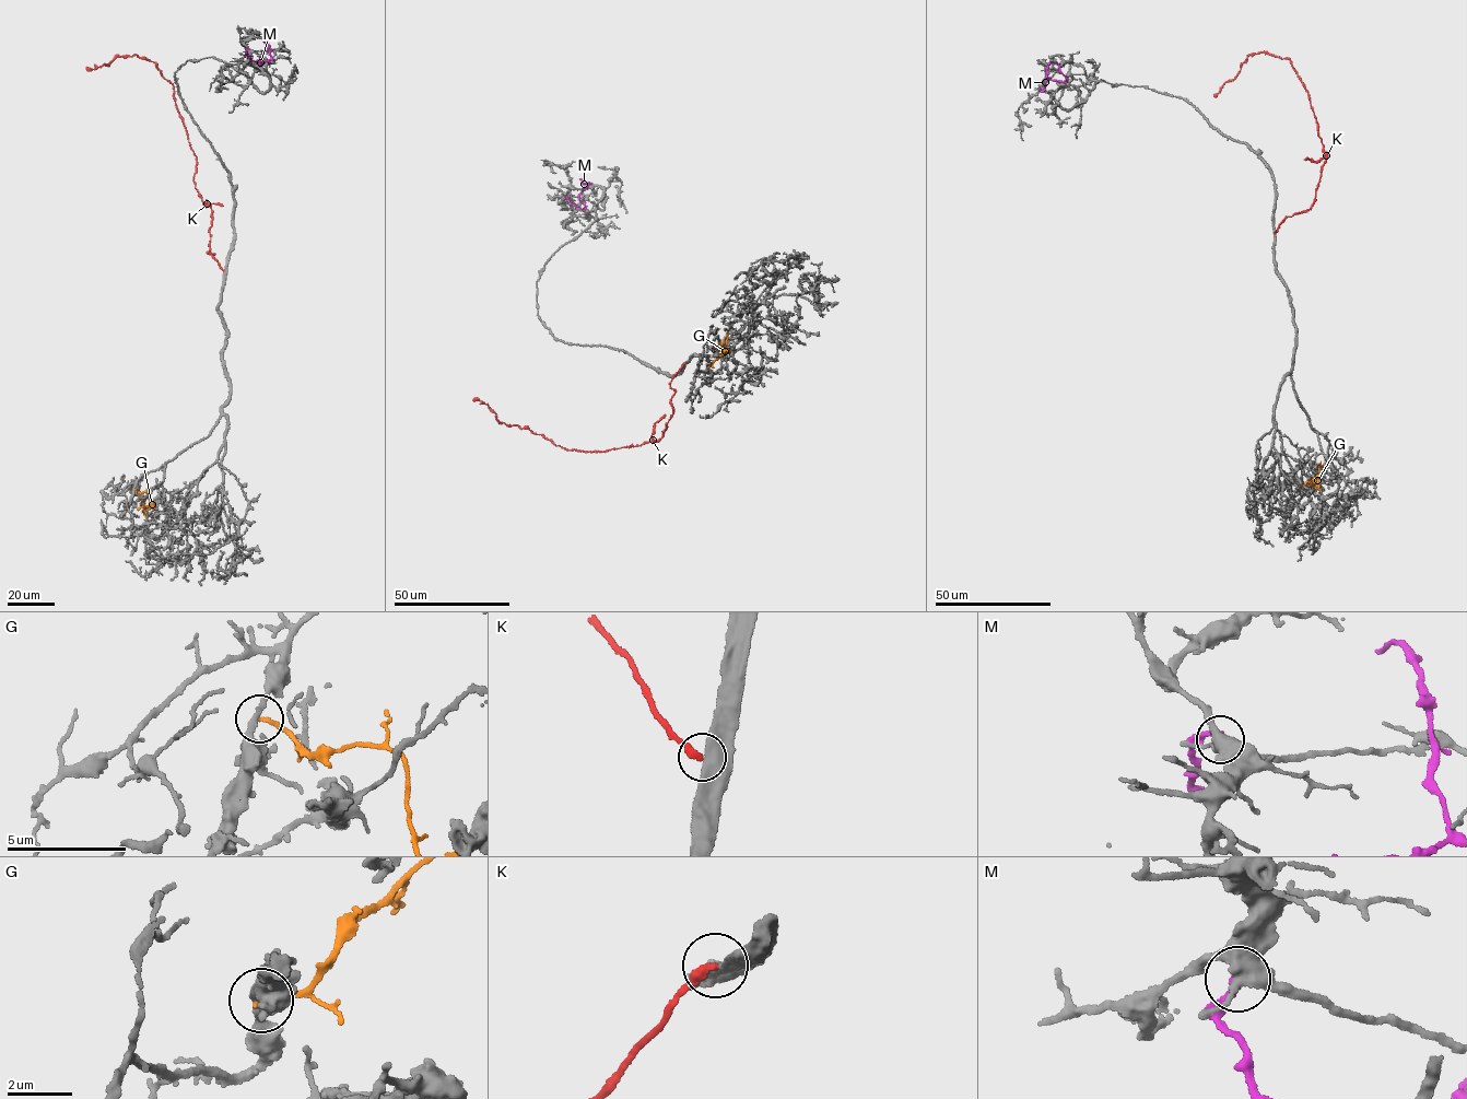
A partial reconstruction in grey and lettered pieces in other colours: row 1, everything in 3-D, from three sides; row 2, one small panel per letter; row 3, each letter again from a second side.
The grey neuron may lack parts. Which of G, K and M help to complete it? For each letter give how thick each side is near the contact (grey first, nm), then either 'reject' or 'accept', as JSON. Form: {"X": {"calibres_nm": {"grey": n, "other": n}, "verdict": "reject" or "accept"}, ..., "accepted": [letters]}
{"G": {"calibres_nm": {"grey": 220, "other": 170}, "verdict": "reject"}, "K": {"calibres_nm": {"grey": 440, "other": 280}, "verdict": "reject"}, "M": {"calibres_nm": {"grey": 420, "other": 280}, "verdict": "reject"}, "accepted": []}

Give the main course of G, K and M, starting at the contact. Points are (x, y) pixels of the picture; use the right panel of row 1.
G: (1324, 466), (1318, 467), (1318, 486), (1312, 481), (1307, 483)
K: (1274, 233), (1287, 217), (1310, 207), (1326, 156), (1307, 92), (1290, 60), (1264, 51), (1247, 55), (1213, 94)
M: (1047, 78), (1068, 80), (1058, 65), (1049, 62), (1044, 90), (1039, 89)

